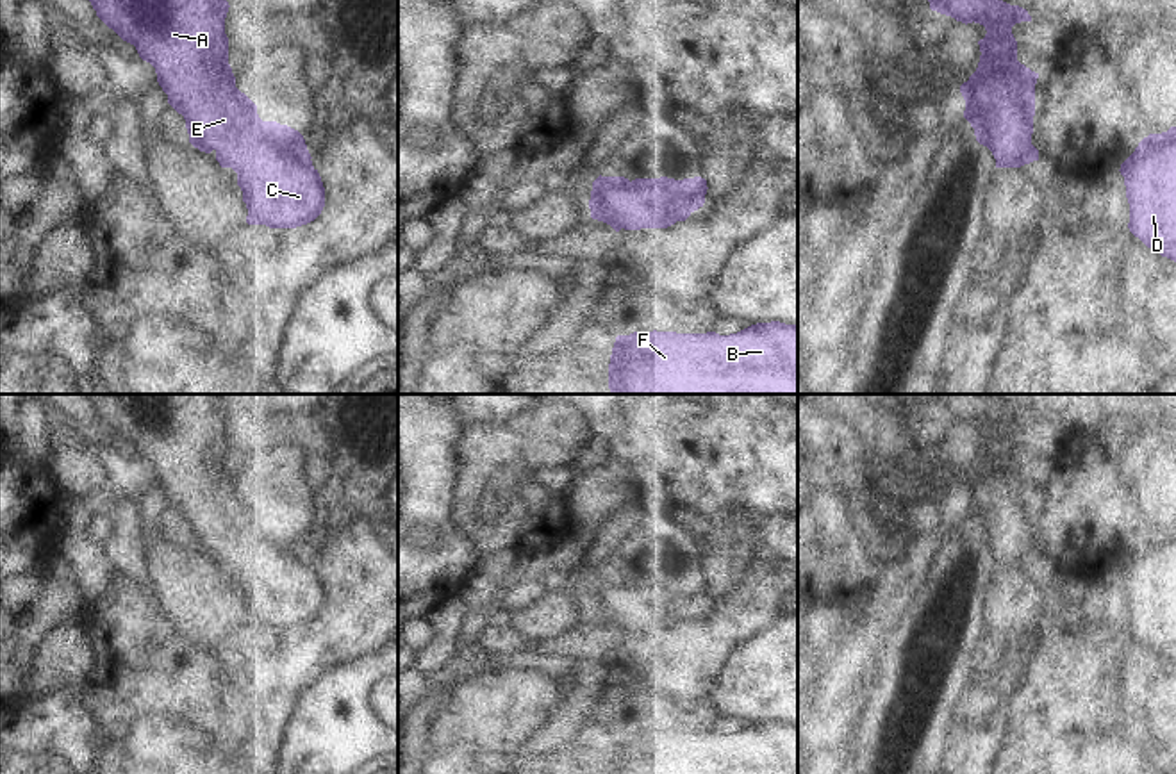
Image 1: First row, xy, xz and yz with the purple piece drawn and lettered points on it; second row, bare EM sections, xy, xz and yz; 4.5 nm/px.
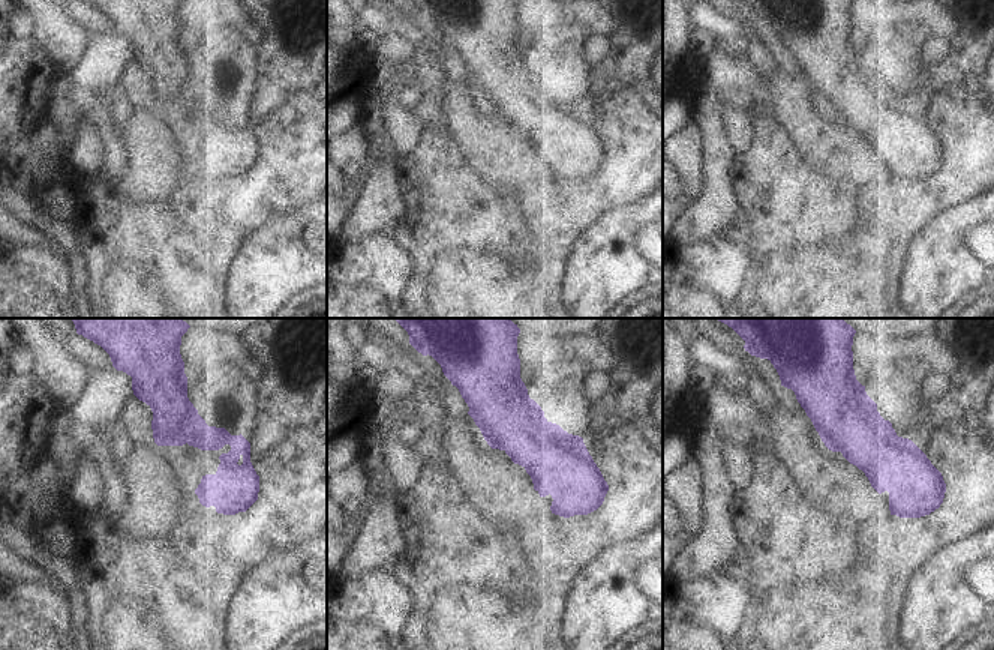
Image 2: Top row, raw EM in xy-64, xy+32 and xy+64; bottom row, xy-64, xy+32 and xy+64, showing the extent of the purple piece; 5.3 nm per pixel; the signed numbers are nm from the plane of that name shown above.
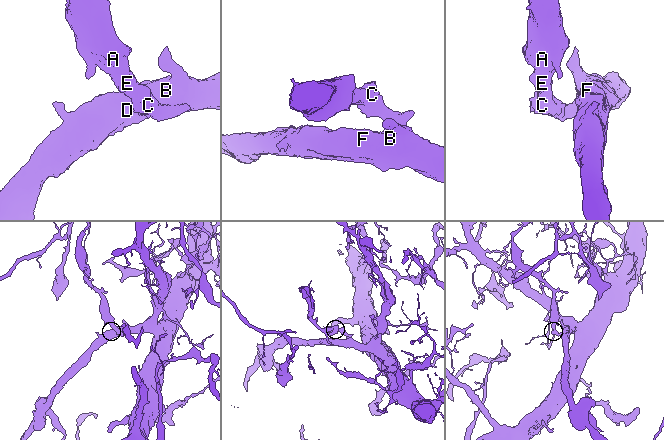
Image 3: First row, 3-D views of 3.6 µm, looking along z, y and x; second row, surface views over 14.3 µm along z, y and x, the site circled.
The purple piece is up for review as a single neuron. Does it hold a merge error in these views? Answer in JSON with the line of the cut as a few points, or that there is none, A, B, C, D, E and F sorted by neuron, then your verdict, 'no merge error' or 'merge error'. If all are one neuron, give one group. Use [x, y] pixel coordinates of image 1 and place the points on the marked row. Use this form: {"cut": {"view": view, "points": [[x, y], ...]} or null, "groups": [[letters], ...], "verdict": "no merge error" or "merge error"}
{"cut": null, "groups": [["A", "B", "C", "D", "E", "F"]], "verdict": "no merge error"}

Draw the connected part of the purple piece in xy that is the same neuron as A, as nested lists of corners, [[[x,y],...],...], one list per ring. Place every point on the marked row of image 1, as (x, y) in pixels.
[[[89,0],[96,16],[123,41],[136,46],[139,57],[155,68],[157,82],[168,95],[168,103],[184,116],[189,143],[200,152],[216,152],[221,168],[237,173],[237,185],[246,203],[248,225],[269,228],[296,228],[314,221],[325,207],[325,187],[303,136],[277,121],[262,121],[257,105],[236,87],[228,64],[228,37],[225,34],[227,0]]]

